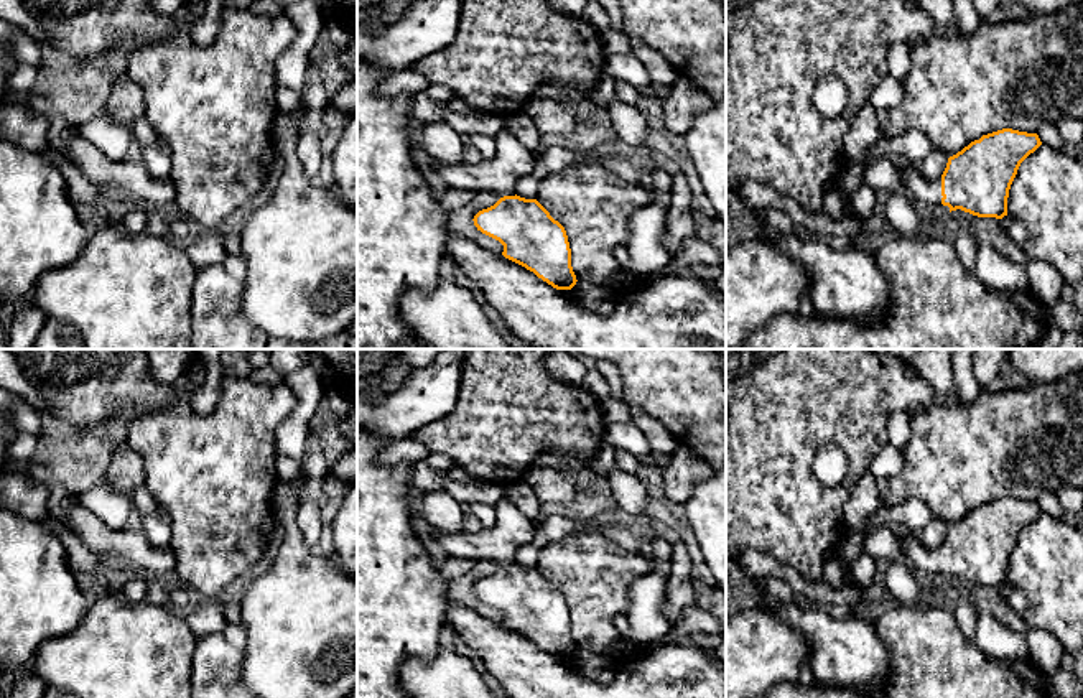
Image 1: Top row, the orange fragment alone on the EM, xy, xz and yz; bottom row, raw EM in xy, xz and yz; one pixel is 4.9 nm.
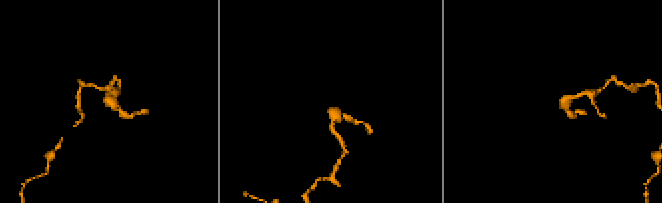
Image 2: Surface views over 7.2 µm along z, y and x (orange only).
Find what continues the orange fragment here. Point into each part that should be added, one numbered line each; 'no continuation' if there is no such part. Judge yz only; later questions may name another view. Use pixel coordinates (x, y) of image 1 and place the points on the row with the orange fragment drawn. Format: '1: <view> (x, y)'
1: yz (925, 191)

